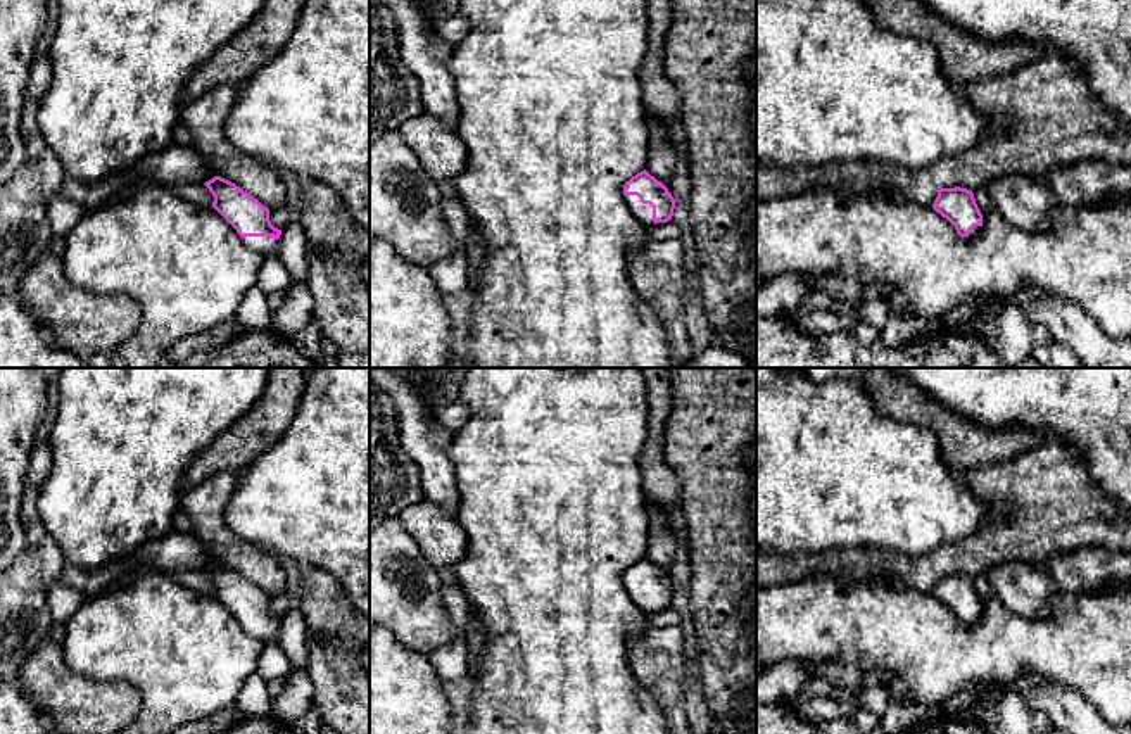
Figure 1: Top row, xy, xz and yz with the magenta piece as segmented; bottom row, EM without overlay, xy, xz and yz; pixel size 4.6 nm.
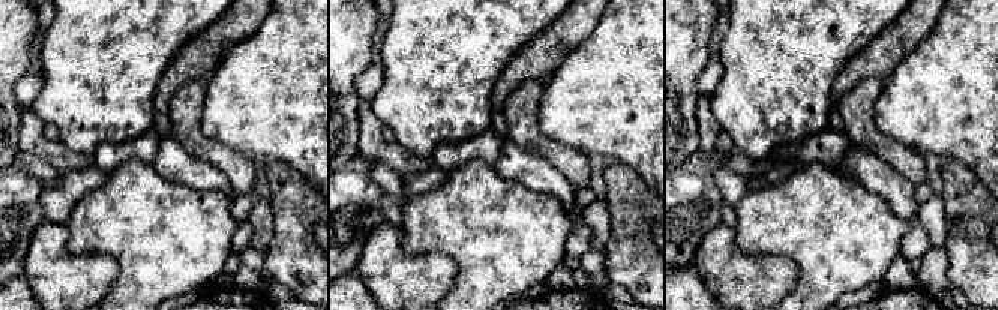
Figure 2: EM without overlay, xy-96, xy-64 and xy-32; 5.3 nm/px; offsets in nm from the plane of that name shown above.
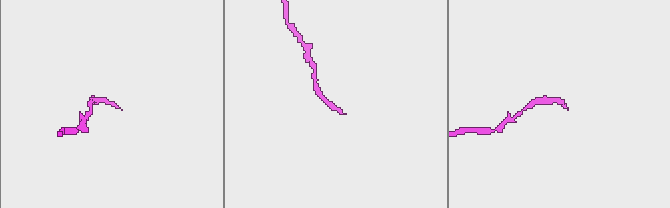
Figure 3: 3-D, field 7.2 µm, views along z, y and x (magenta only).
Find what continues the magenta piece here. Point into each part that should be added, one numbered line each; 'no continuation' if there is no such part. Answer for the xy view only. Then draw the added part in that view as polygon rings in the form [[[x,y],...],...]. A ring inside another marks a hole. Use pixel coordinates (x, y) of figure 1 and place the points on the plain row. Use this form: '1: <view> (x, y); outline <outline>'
1: xy (266, 632); outline [[[243,623],[242,627],[262,644],[278,642],[276,625],[273,623]]]

